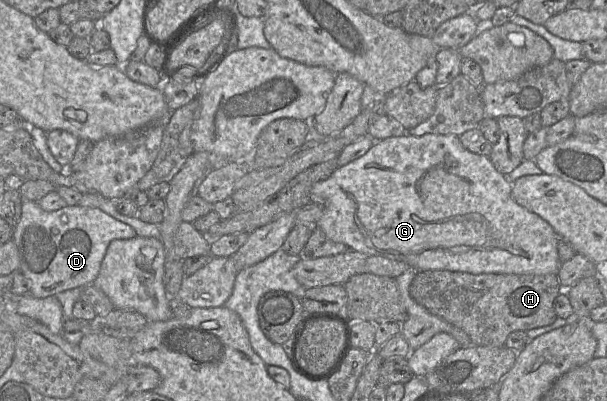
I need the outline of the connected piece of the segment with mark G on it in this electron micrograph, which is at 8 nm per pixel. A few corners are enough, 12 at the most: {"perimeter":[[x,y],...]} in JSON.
{"perimeter":[[459,136],[314,183],[332,241],[417,271],[557,274],[561,239]]}

